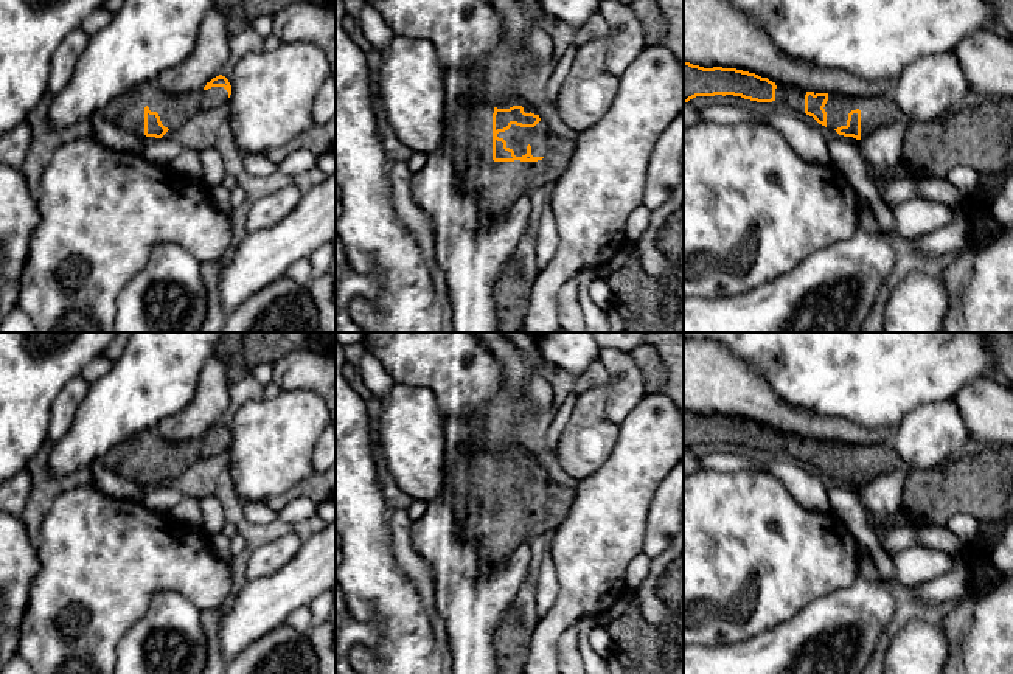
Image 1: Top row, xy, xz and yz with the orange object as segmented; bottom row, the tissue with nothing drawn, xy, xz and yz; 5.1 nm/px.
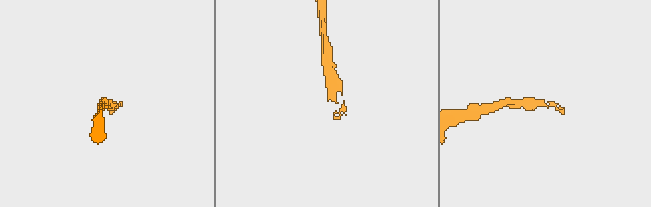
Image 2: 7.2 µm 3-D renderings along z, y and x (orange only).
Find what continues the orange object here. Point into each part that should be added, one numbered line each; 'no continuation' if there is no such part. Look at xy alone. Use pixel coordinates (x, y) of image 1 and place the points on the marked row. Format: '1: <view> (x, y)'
1: xy (126, 111)

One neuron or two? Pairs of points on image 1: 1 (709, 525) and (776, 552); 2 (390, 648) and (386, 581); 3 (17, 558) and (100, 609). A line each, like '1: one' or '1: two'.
1: one
2: one
3: two

